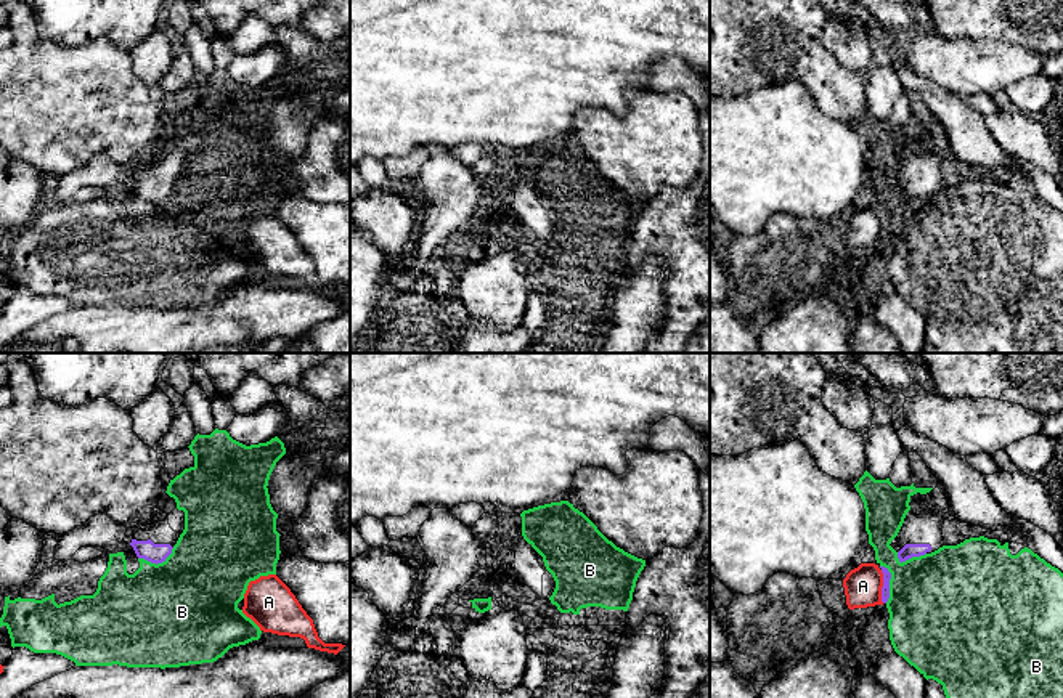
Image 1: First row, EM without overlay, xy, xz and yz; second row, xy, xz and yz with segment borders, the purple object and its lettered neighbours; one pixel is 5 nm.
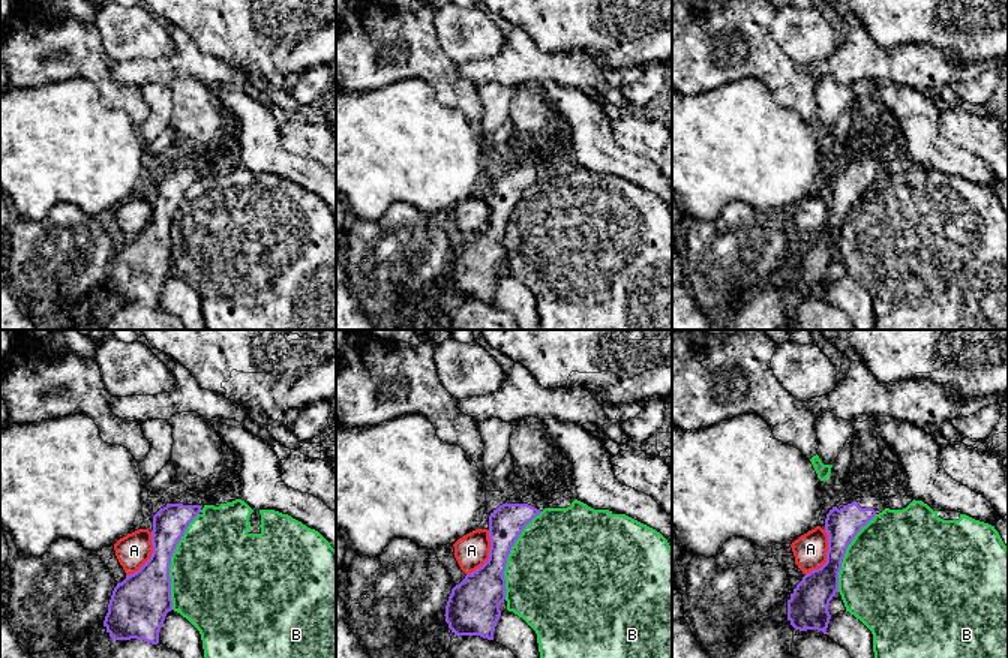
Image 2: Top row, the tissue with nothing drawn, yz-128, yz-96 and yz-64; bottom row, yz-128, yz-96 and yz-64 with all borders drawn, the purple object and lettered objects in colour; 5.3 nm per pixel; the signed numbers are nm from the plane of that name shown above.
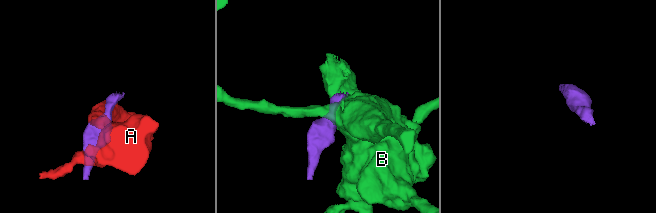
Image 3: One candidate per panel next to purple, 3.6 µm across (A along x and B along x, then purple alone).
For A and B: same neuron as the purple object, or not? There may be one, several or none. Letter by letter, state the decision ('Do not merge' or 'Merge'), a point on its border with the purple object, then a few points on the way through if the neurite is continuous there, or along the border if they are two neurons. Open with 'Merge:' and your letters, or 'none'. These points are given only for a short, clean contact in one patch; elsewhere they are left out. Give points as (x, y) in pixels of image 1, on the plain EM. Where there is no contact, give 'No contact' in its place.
Merge: none
A: Do not merge. Touches purple at yz (883, 227)
B: Do not merge. Touches purple at yz (888, 223)

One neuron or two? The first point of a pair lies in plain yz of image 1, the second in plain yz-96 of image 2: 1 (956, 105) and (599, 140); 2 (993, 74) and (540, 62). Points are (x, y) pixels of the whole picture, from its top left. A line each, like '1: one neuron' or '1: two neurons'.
1: one neuron
2: one neuron

